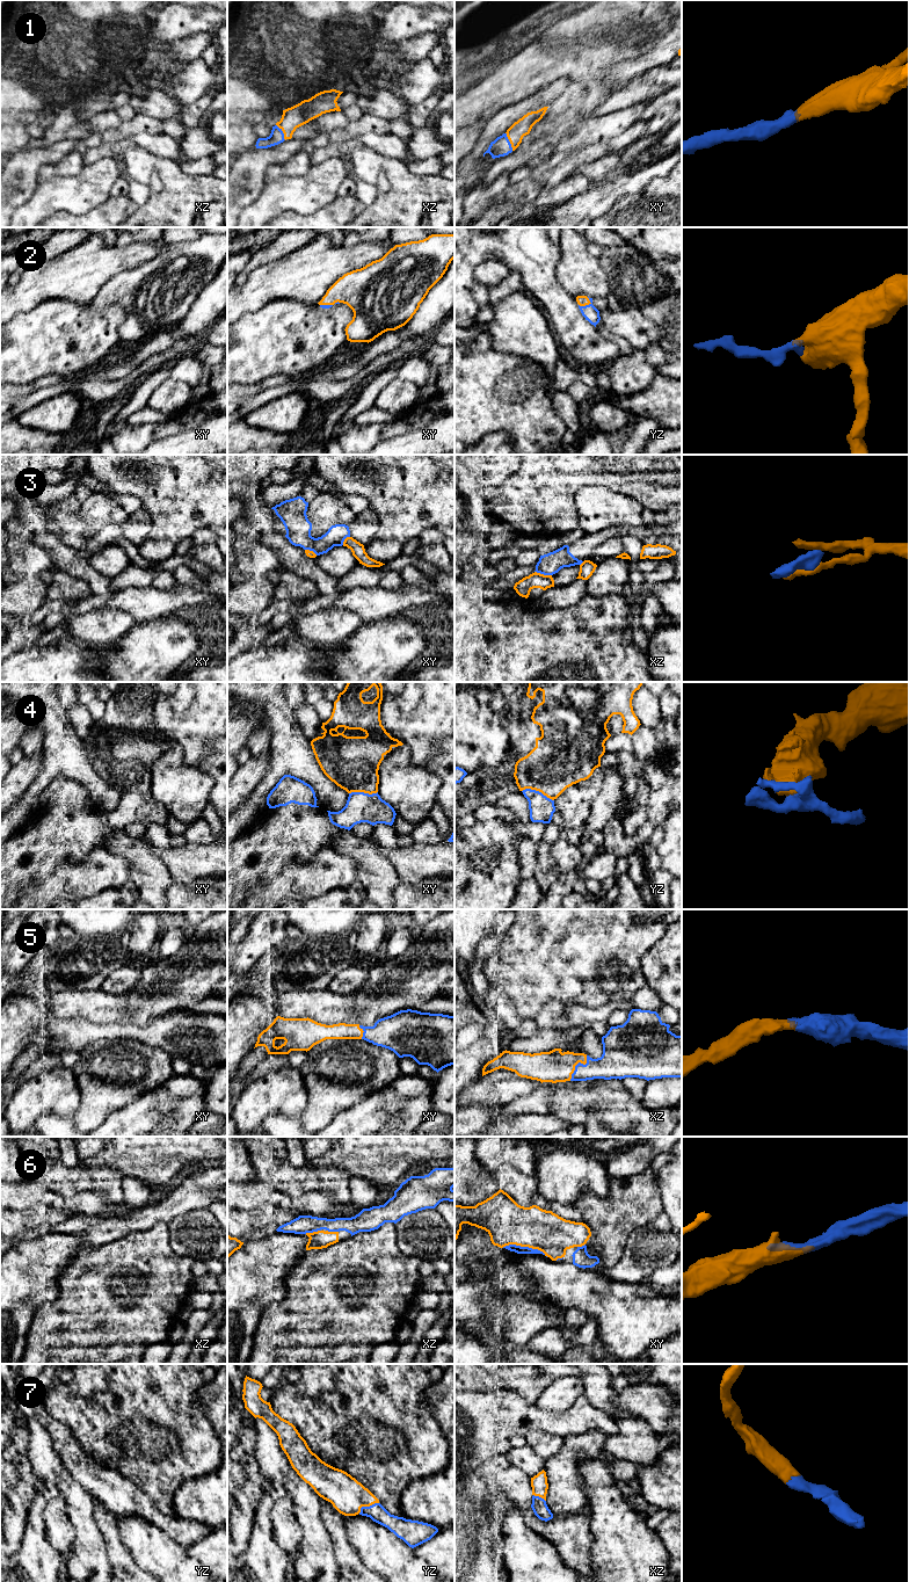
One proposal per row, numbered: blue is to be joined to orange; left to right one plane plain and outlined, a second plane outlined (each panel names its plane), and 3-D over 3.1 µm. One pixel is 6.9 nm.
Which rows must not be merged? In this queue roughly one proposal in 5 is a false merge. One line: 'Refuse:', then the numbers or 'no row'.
Refuse: 3, 4

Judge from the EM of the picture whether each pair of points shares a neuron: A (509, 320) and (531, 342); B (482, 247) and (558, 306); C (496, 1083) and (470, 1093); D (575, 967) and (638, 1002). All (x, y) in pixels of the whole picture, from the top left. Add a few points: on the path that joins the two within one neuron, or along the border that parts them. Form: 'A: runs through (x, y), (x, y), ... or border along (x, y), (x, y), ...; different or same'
A: runs through (515, 326), (525, 336); same
B: runs through (503, 247), (543, 285); same
C: runs through (489, 1089), (477, 1093); same
D: border along (647, 982), (630, 1000); different

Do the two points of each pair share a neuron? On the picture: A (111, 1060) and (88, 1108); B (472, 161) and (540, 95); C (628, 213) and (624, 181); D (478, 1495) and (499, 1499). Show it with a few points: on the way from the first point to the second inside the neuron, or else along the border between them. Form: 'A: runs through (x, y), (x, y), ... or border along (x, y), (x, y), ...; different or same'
A: runs through (111, 1072), (100, 1096); same
B: runs through (484, 142), (511, 113), (521, 108); same
C: border along (637, 191), (622, 195), (605, 212); different
D: border along (501, 1492), (496, 1492), (485, 1503), (489, 1525); different

